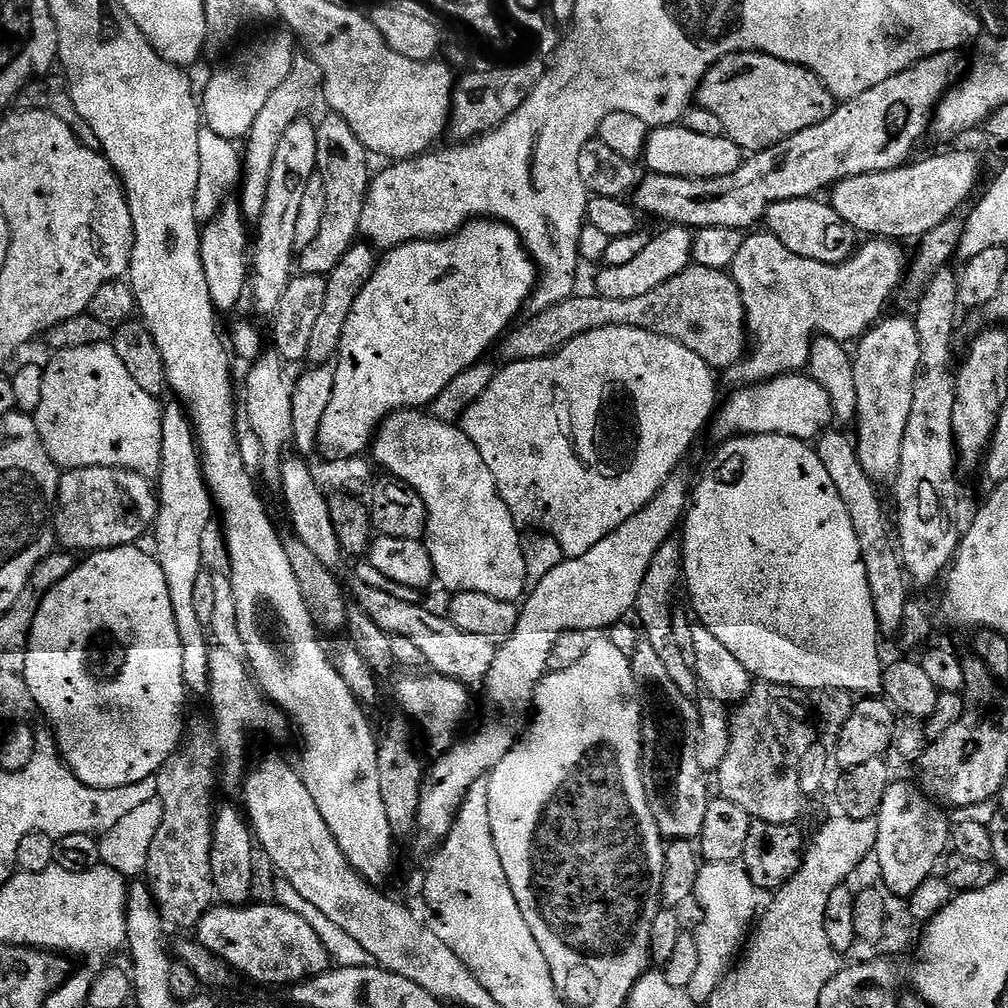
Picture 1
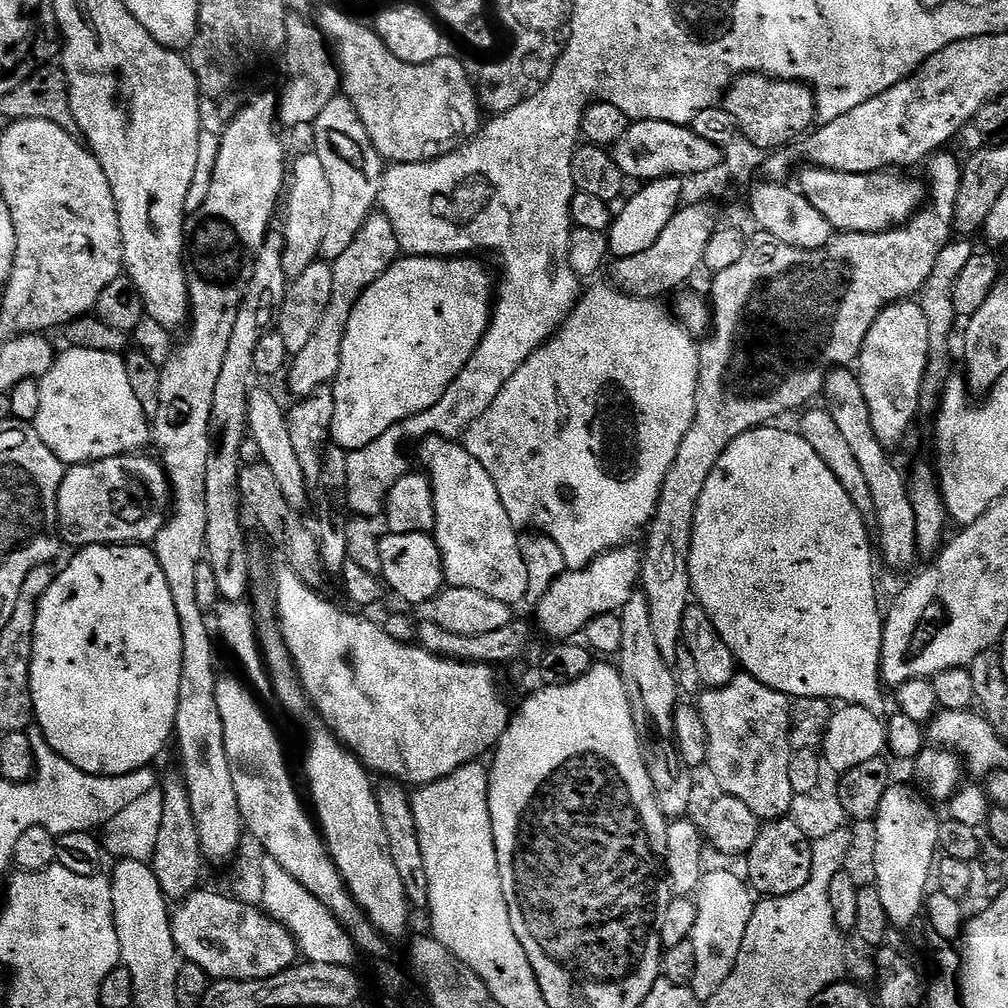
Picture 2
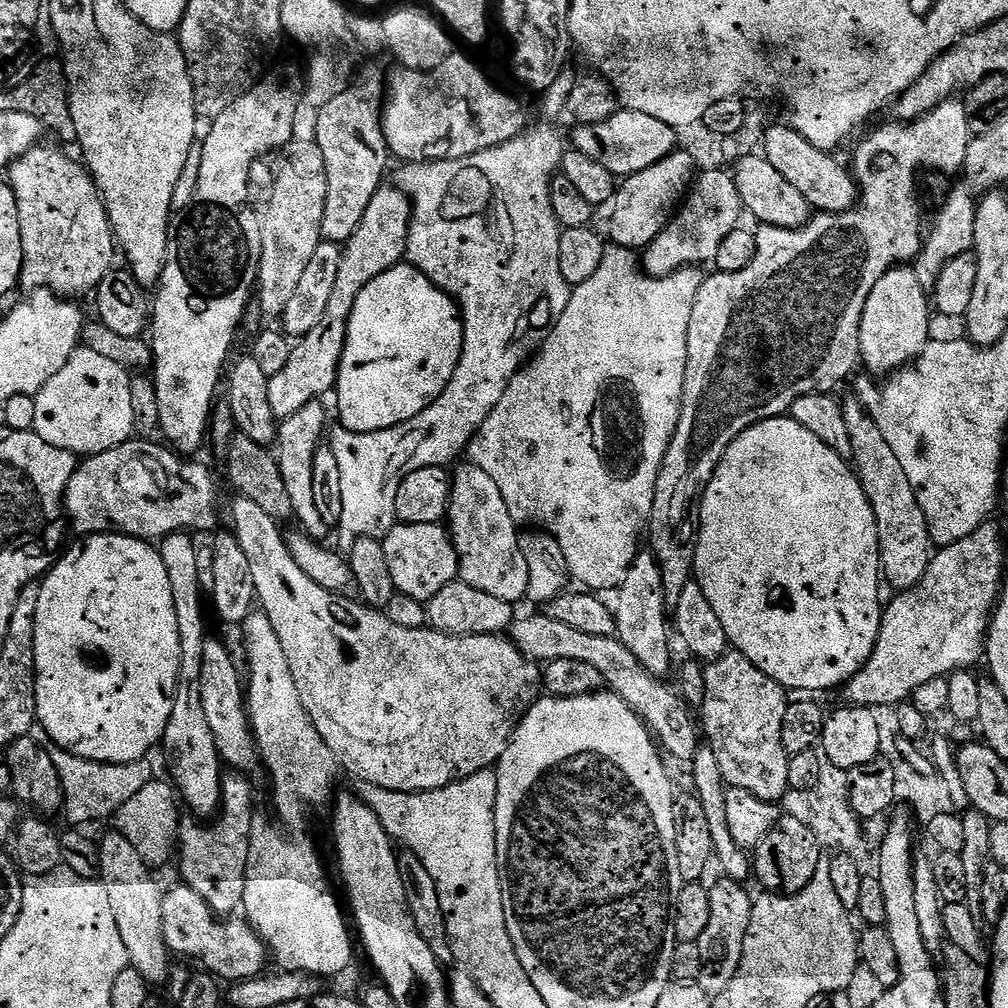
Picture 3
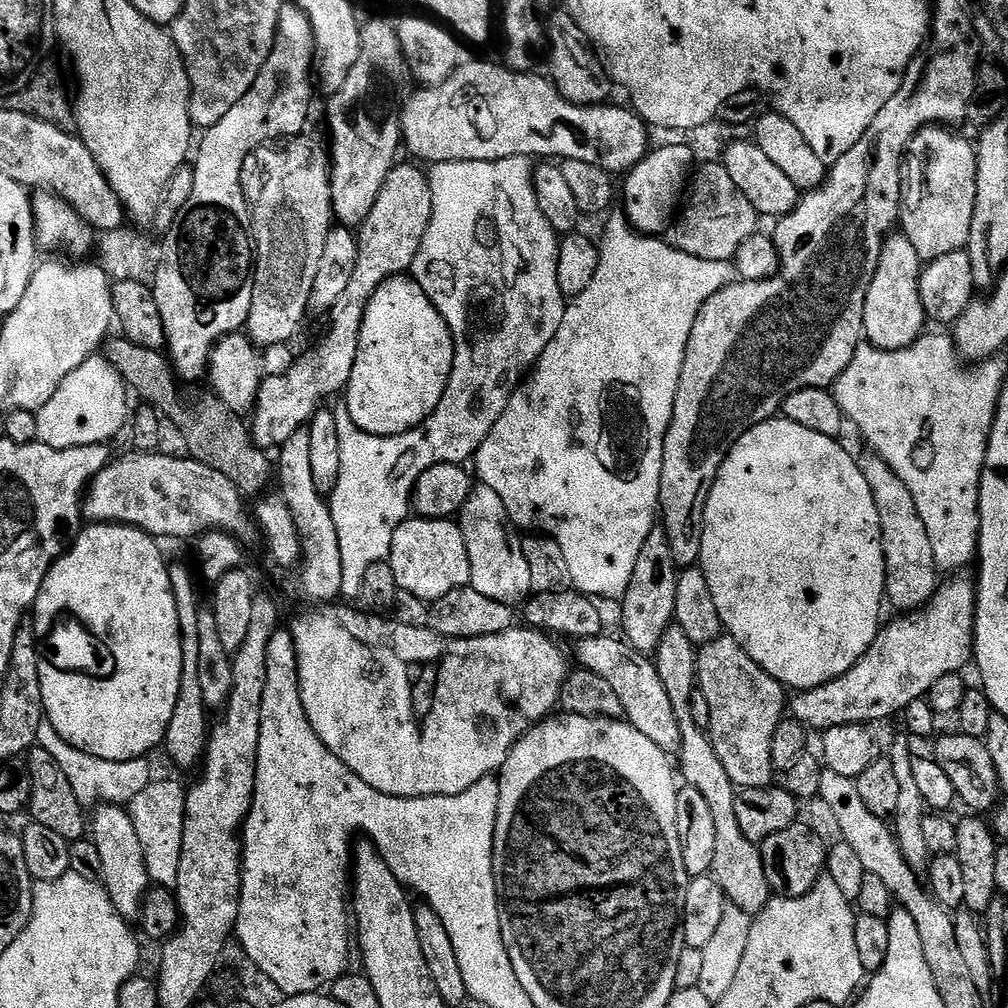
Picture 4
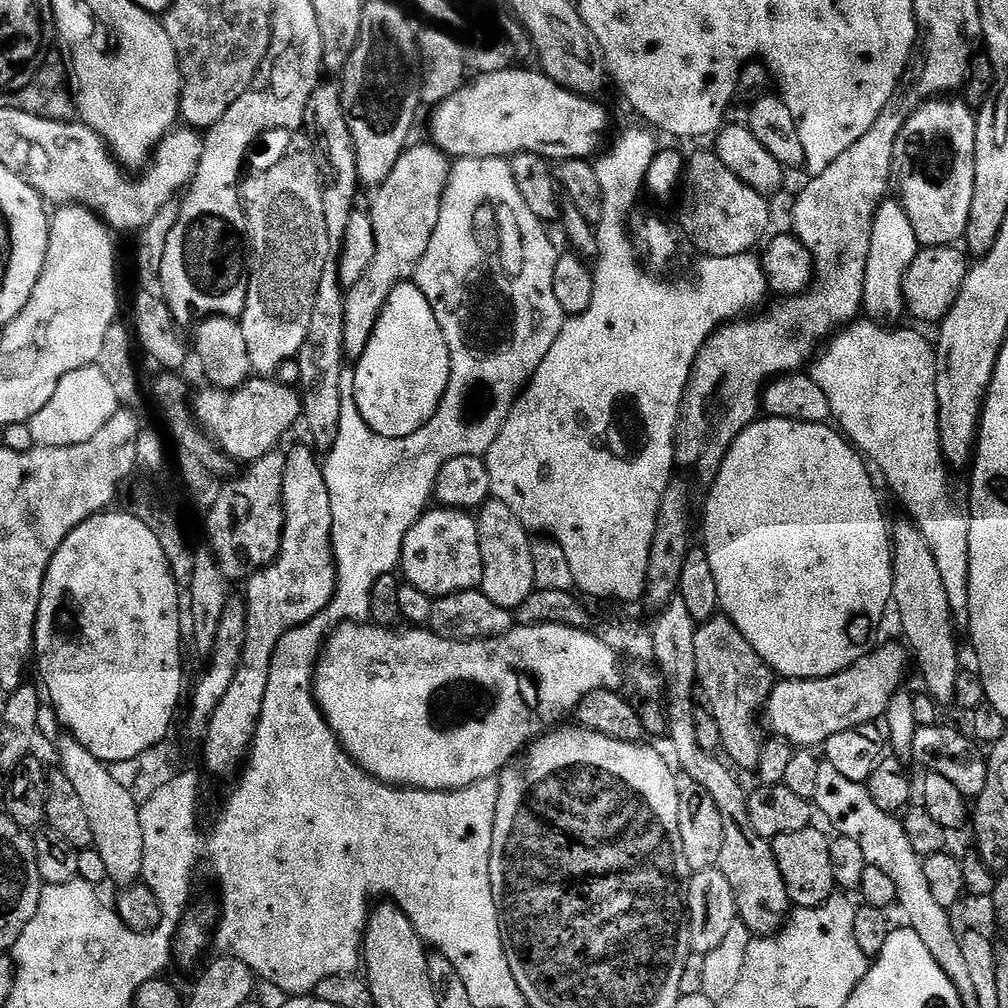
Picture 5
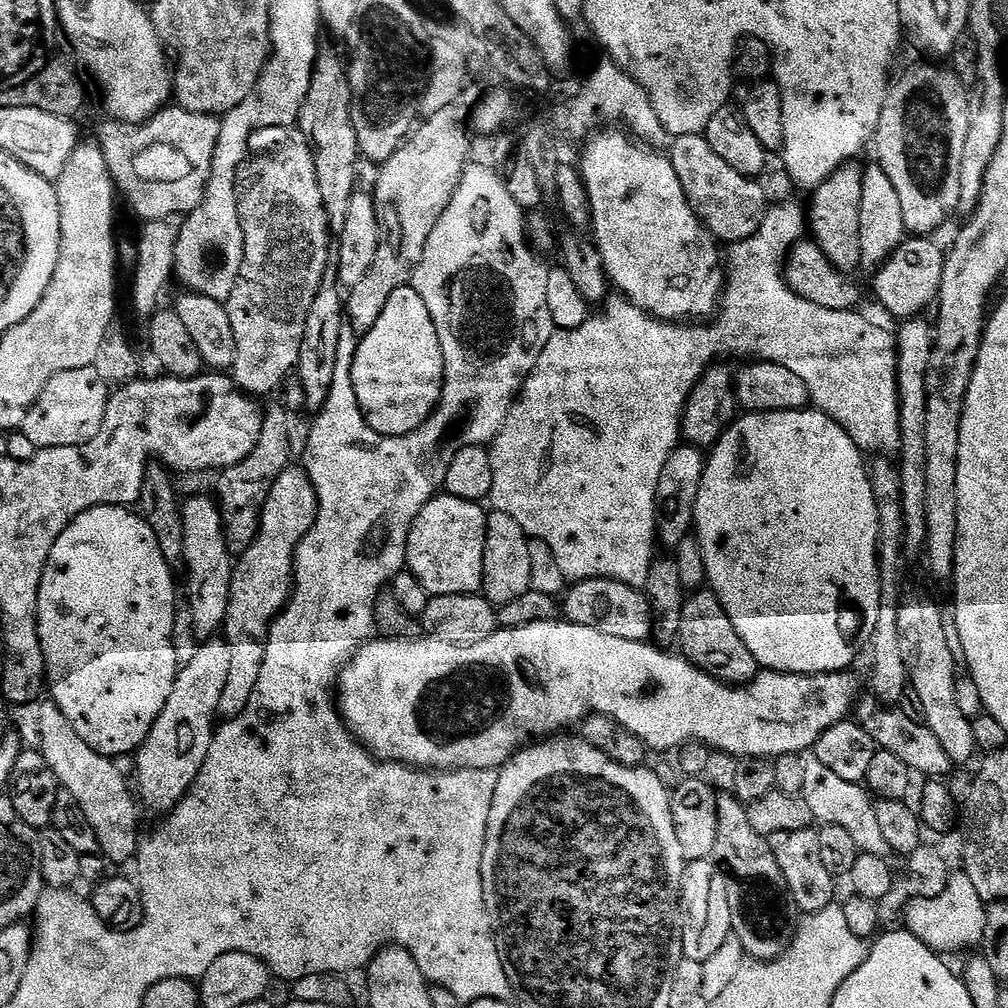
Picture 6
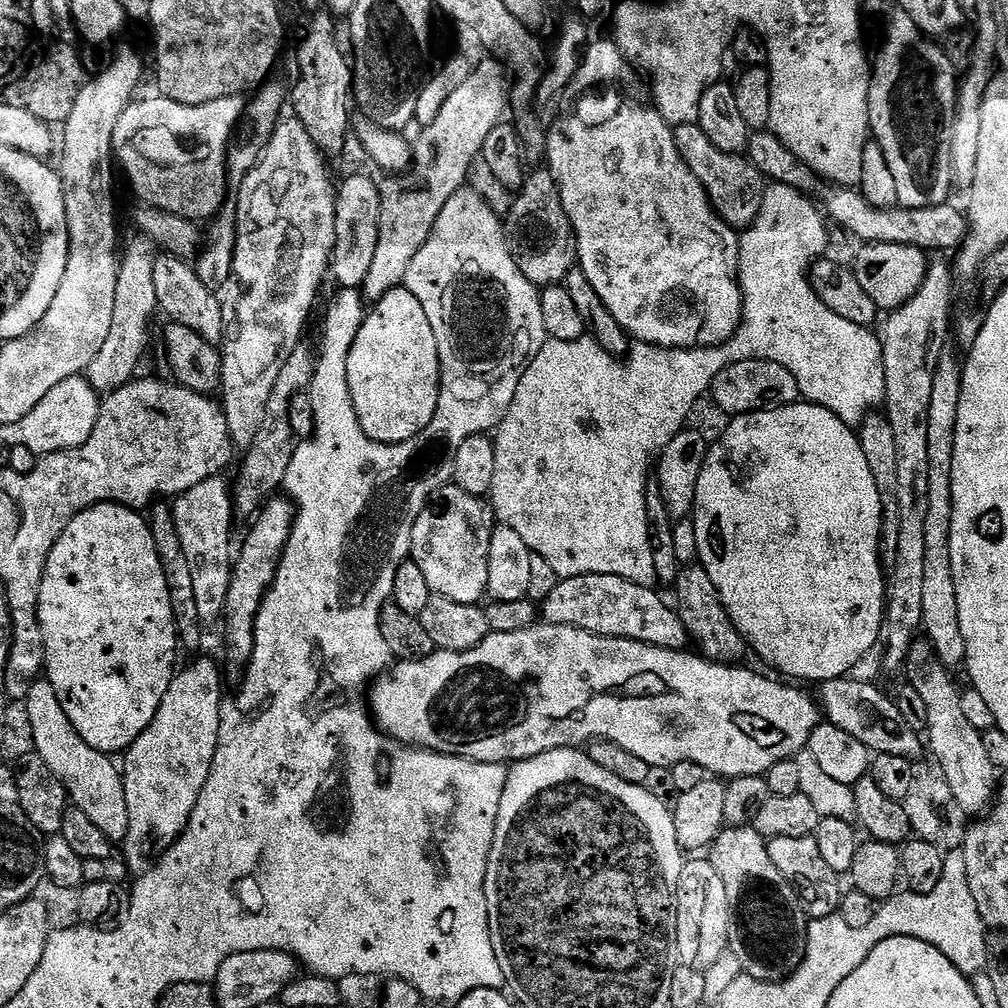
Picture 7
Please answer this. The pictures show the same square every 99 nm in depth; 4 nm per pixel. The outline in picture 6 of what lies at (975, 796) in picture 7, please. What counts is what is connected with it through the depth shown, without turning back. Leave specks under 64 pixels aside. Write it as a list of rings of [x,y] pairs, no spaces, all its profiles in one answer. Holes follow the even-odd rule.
[[[905,599],[898,614],[898,638],[902,644],[902,657],[911,695],[918,698],[924,711],[923,723],[932,731],[934,738],[942,742],[942,750],[950,754],[953,765],[970,763],[978,749],[974,742],[972,720],[964,716],[962,710],[958,710],[958,701],[954,695],[958,679],[958,656],[957,653],[956,656],[952,653],[954,640],[949,625],[948,628],[944,625],[944,616],[940,613],[939,606],[932,600]]]

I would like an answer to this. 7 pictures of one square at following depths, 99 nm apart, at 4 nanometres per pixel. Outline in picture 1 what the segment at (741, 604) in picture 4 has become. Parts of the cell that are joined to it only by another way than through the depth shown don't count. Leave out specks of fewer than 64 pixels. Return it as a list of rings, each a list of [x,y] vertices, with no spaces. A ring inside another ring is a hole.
[[[774,434],[737,436],[719,446],[716,457],[691,489],[688,511],[682,521],[682,580],[685,585],[688,583],[688,596],[692,599],[691,611],[695,619],[710,630],[710,634],[714,634],[714,638],[718,638],[718,642],[722,642],[722,646],[726,646],[726,650],[730,650],[730,654],[734,654],[734,658],[738,658],[738,662],[742,662],[742,666],[746,666],[748,673],[757,681],[784,684],[793,690],[835,690],[875,697],[884,687],[884,668],[880,664],[880,623],[874,614],[874,602],[862,550],[858,546],[858,534],[854,534],[854,522],[850,522],[850,514],[826,466],[822,466],[815,447],[803,440]]]

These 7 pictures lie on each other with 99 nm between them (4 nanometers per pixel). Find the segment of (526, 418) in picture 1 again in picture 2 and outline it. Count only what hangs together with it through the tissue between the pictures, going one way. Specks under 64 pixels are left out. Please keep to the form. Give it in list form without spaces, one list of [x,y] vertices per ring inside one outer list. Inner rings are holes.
[[[600,284],[583,293],[577,299],[576,307],[568,319],[560,326],[560,331],[547,340],[538,350],[526,358],[526,362],[502,386],[498,398],[475,422],[468,427],[462,437],[464,449],[482,466],[486,466],[486,474],[494,478],[494,486],[498,486],[498,498],[502,506],[506,506],[506,514],[510,514],[510,522],[517,530],[540,532],[543,536],[554,538],[554,543],[562,550],[562,558],[566,558],[566,569],[575,570],[590,566],[602,554],[614,548],[625,547],[636,531],[647,529],[656,513],[658,498],[662,494],[662,482],[666,482],[666,474],[670,466],[674,466],[674,458],[678,454],[678,446],[682,446],[682,438],[686,438],[686,430],[690,430],[690,422],[694,422],[696,409],[696,391],[698,390],[698,374],[700,373],[700,349],[693,333],[679,324],[675,315],[663,308],[659,299],[640,300],[637,296],[627,296],[615,286]]]

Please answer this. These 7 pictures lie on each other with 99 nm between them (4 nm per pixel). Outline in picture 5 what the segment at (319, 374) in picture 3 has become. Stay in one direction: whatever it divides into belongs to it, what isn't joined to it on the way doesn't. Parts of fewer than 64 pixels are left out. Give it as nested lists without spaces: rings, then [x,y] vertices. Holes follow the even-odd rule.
[[[413,143],[394,162],[394,170],[375,189],[370,215],[374,228],[376,249],[362,278],[344,293],[344,355],[349,361],[359,360],[366,350],[366,342],[384,309],[386,298],[394,286],[411,281],[416,274],[416,264],[426,254],[430,238],[438,226],[440,198],[448,184],[449,157],[435,144]],[[250,378],[241,386],[225,390],[204,386],[194,396],[197,424],[217,448],[232,461],[251,462],[277,449],[280,439],[301,419],[300,394],[295,387],[277,384],[272,378]]]

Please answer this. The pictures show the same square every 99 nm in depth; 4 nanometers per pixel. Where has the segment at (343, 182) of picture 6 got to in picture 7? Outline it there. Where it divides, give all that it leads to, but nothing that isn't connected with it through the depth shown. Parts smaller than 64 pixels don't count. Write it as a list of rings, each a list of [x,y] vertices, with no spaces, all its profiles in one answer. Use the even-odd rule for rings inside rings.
[[[316,20],[300,36],[300,45],[296,48],[296,64],[300,67],[300,81],[290,92],[290,108],[293,108],[295,119],[306,126],[306,130],[314,142],[320,147],[325,157],[340,156],[344,152],[344,143],[350,140],[350,121],[354,110],[354,68],[350,56],[344,53],[338,37],[332,33],[332,28],[324,20]]]

